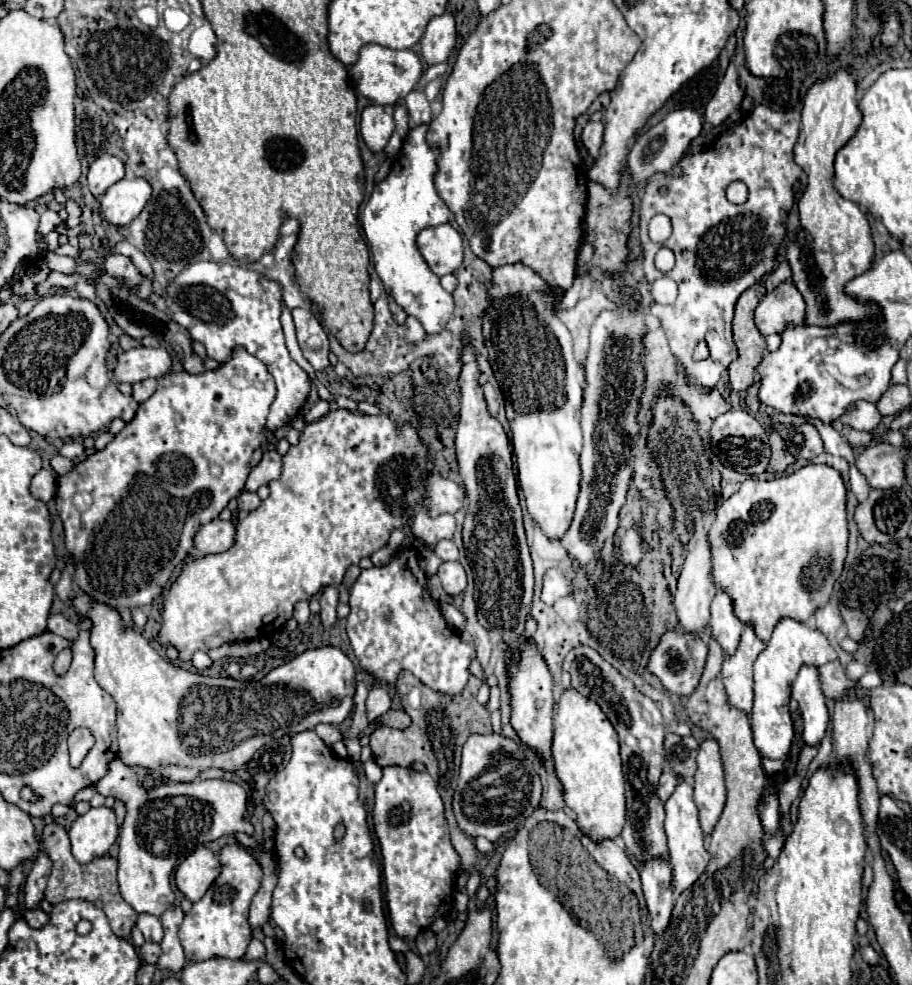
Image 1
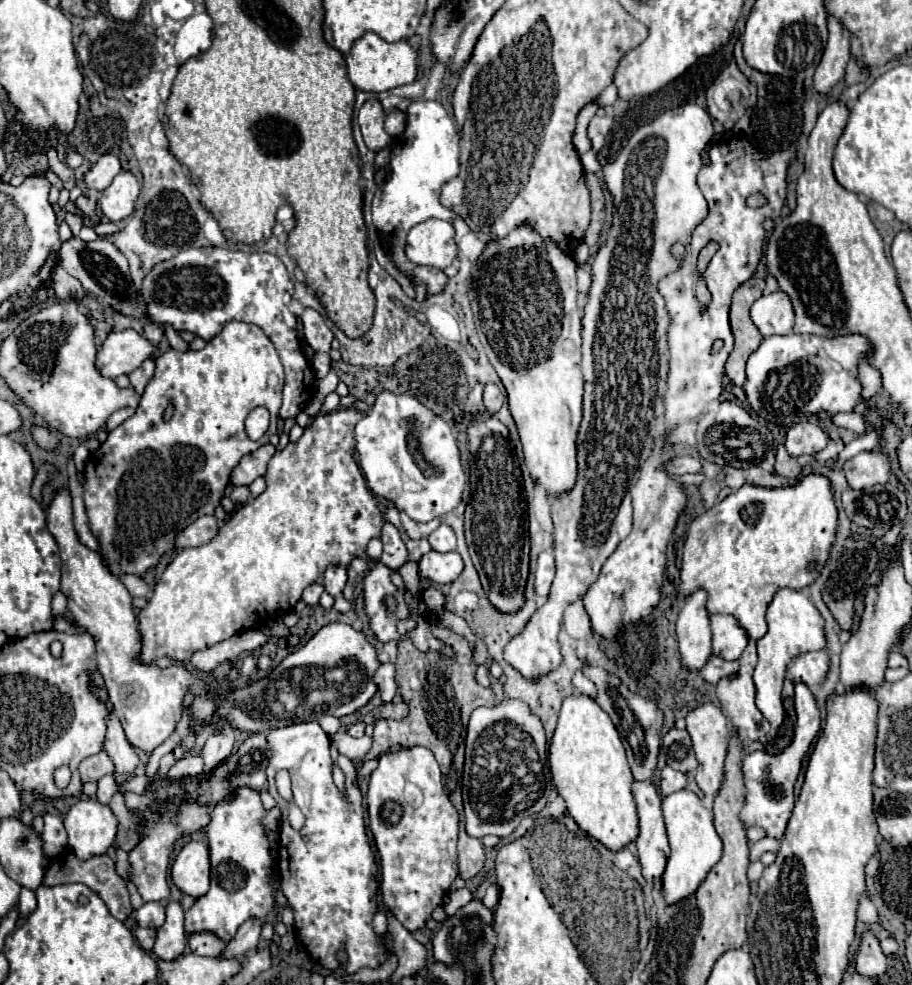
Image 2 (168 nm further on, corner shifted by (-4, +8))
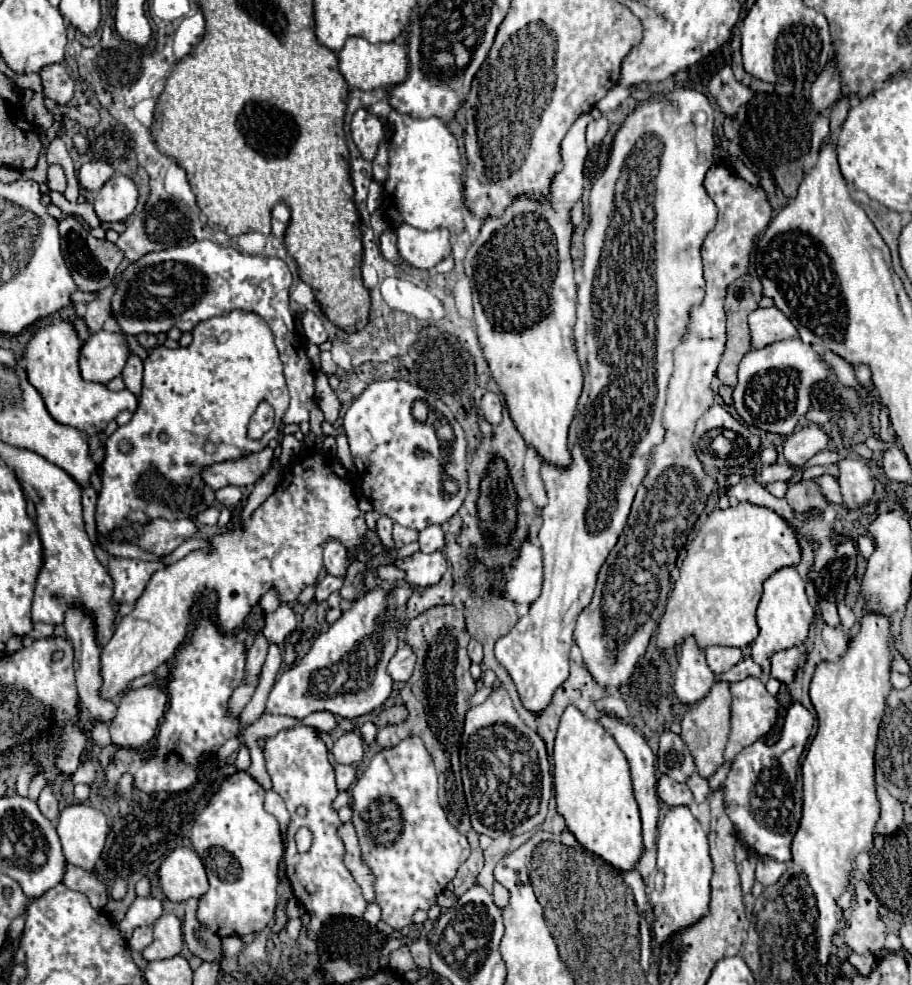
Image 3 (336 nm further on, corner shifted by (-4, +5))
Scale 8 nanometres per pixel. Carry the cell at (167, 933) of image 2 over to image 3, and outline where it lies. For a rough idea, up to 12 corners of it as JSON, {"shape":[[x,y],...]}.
{"shape":[[166,913],[154,925],[144,959],[170,959],[182,951],[182,923]]}

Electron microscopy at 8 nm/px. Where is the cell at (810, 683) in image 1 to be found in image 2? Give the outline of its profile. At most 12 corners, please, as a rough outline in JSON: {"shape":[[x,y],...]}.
{"shape":[[796,684],[794,738],[786,750],[742,762],[740,820],[780,840],[794,808],[802,758],[820,730],[820,710]]}

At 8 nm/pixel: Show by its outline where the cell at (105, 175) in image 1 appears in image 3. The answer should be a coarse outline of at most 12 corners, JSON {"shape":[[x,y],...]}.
{"shape":[[106,161],[84,163],[78,181],[88,191],[98,191],[114,169]]}

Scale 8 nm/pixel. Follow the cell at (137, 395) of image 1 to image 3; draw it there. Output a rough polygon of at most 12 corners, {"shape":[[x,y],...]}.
{"shape":[[132,353],[122,371],[126,389],[142,391],[144,363]]}

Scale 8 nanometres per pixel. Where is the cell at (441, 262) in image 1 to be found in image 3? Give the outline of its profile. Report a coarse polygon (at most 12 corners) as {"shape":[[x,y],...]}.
{"shape":[[400,225],[400,257],[430,269],[450,257],[444,227]]}

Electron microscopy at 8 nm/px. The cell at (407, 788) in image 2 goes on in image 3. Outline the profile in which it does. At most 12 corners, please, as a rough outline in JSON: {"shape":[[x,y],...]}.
{"shape":[[408,737],[374,755],[352,823],[382,921],[412,925],[470,855]]}

